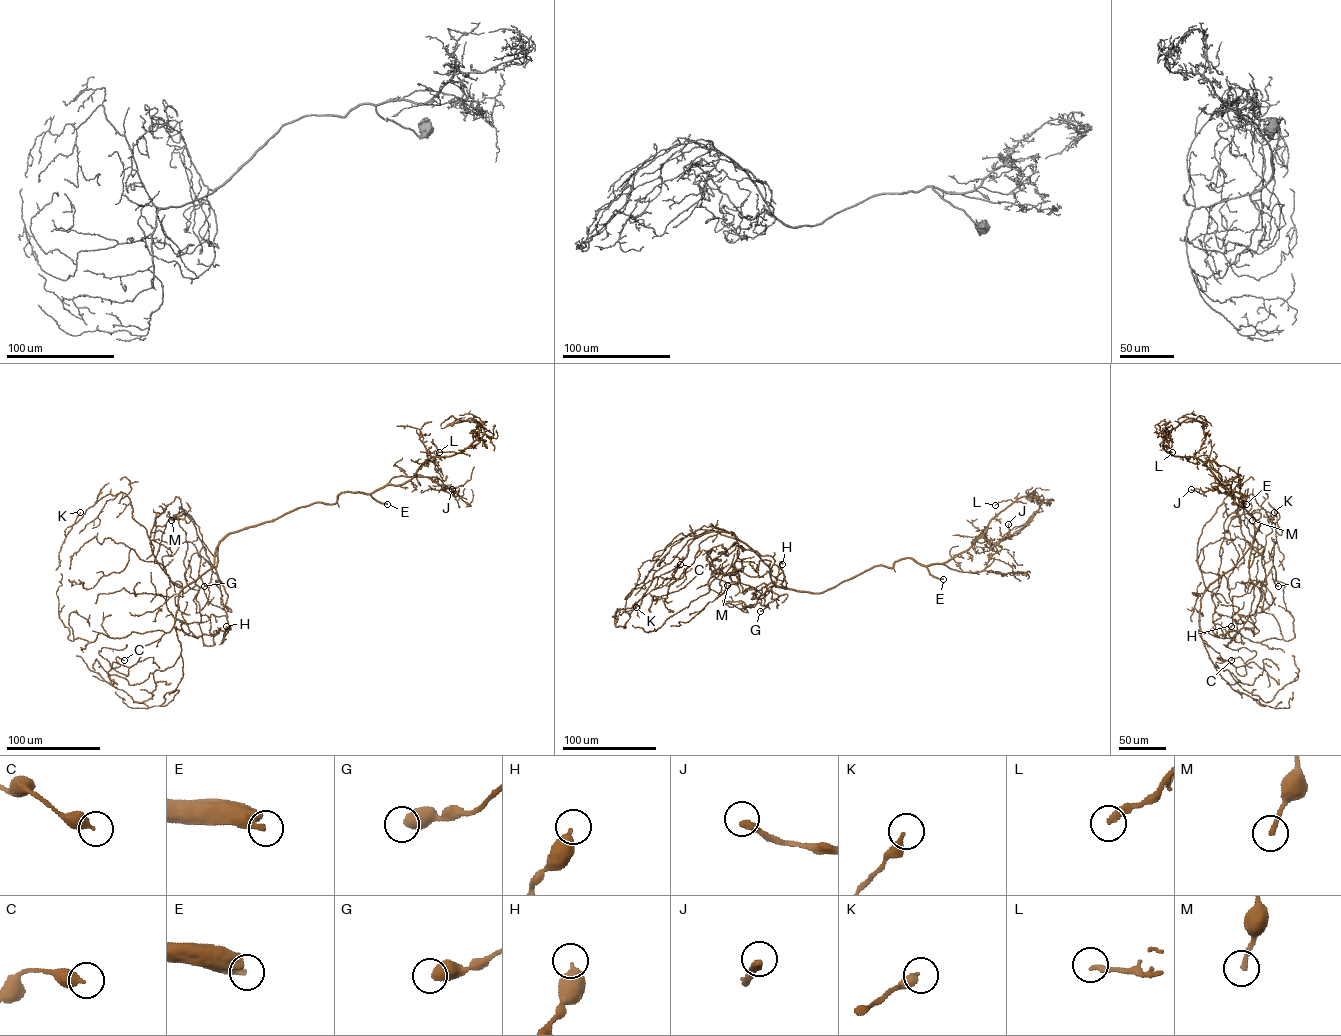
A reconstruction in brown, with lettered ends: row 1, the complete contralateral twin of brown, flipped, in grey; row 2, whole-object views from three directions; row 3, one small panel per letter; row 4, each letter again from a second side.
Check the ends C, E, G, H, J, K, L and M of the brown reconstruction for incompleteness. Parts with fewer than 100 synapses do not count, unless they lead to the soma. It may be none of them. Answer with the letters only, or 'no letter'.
E

